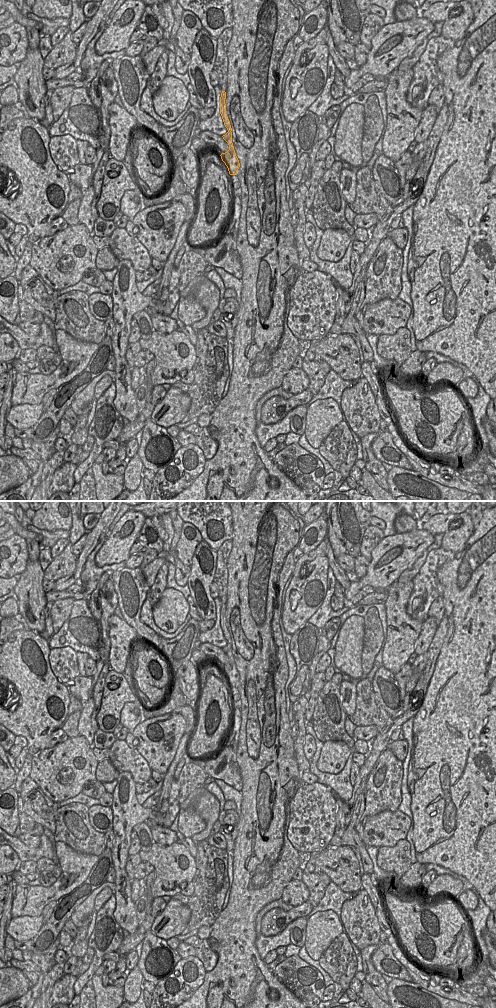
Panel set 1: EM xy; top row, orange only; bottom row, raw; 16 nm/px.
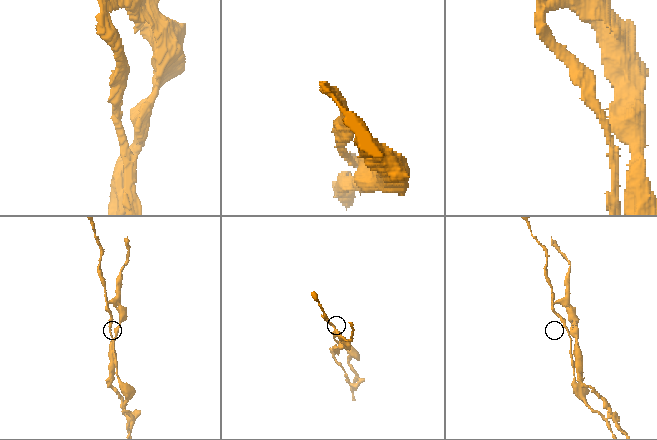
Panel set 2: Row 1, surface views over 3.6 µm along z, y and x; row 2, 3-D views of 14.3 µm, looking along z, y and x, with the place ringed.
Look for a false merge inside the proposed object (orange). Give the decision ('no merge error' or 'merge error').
merge error

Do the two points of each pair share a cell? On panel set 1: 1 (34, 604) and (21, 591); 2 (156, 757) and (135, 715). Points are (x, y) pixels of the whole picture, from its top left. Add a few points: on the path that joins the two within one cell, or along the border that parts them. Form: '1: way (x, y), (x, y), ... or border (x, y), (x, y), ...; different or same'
1: way (31, 601), (24, 594); same
2: border (142, 719), (131, 732); different

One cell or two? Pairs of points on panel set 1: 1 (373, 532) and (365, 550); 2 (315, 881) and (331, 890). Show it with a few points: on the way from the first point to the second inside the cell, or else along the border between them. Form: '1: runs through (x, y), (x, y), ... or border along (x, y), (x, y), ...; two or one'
1: runs through (372, 536), (367, 546); one
2: border along (327, 886), (324, 896), (314, 907); two

